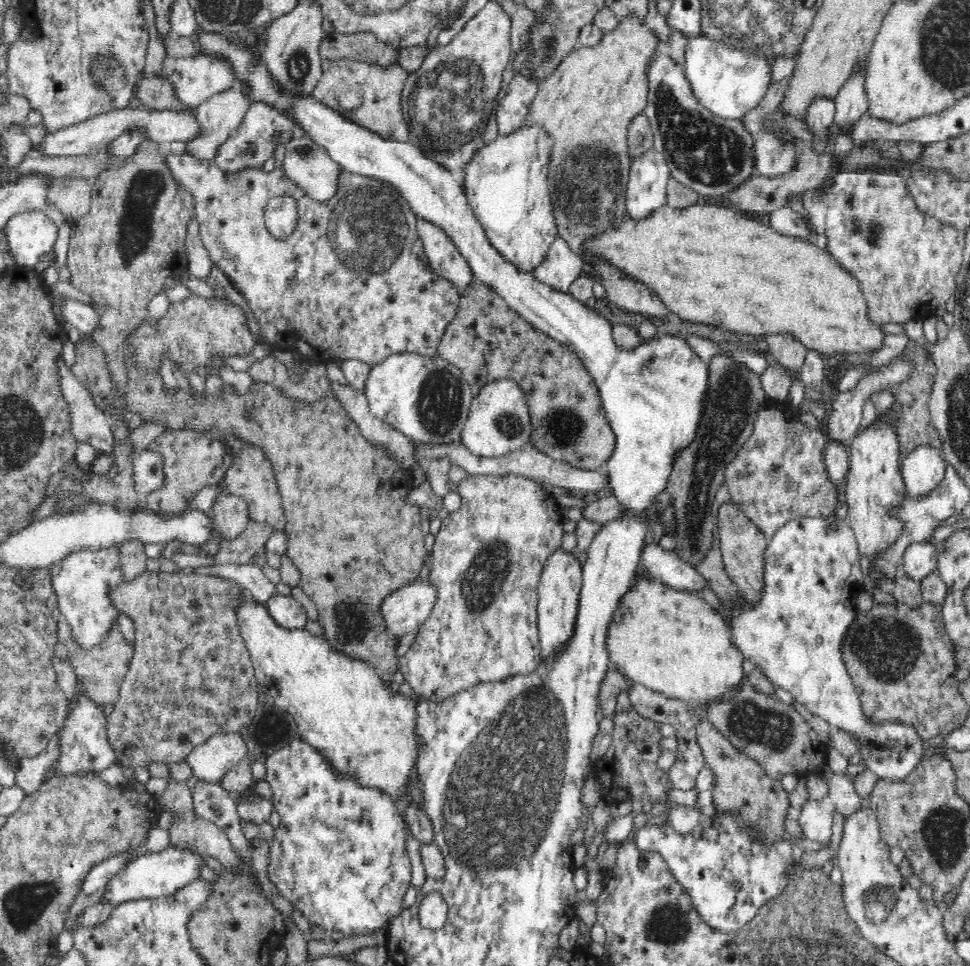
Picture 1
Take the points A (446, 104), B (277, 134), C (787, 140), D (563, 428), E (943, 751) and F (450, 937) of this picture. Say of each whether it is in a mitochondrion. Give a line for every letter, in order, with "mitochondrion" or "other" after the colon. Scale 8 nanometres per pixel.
A: mitochondrion
B: mitochondrion
C: other
D: mitochondrion
E: other
F: other

